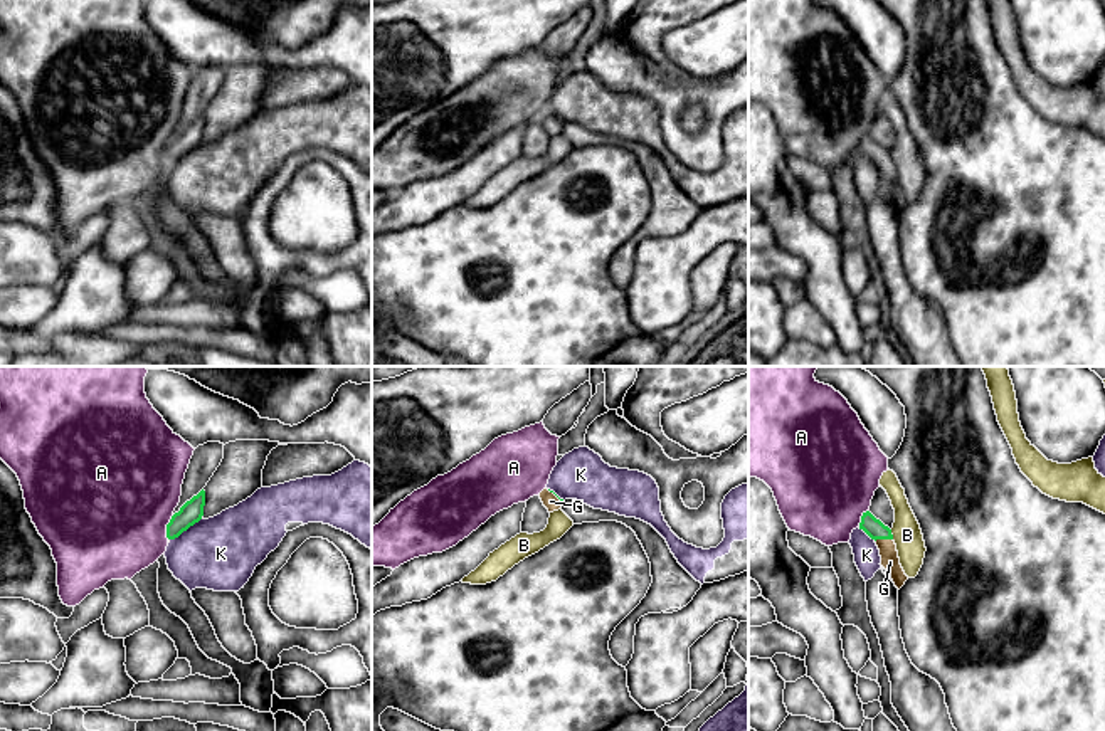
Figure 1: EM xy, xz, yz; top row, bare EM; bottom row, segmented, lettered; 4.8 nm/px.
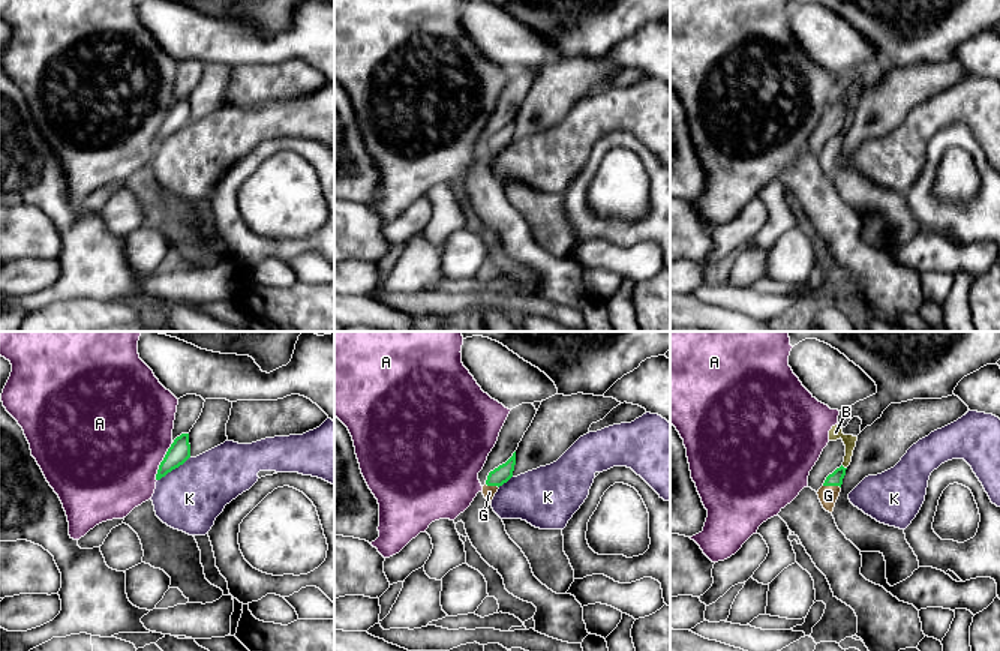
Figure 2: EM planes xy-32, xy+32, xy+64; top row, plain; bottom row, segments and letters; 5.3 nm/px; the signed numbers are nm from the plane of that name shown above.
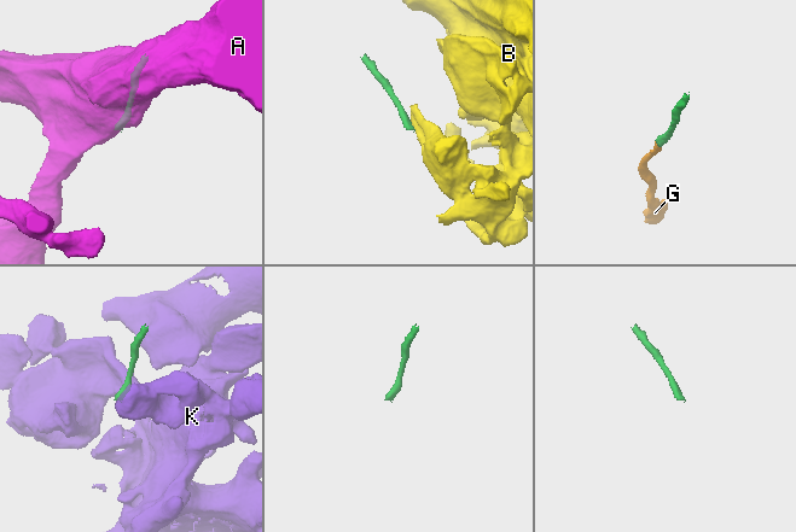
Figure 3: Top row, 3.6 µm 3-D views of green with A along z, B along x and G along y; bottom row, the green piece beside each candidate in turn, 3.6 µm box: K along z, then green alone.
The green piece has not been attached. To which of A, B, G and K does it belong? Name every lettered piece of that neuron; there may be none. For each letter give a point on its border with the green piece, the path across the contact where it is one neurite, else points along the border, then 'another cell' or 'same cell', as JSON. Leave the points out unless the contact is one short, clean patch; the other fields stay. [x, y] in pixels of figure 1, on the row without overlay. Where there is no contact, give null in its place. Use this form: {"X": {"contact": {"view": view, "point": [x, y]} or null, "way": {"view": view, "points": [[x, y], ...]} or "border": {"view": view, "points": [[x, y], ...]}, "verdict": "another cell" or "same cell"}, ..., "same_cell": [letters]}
{"A": {"contact": {"view": "xy", "point": [167, 150]}, "verdict": "another cell"}, "B": {"contact": {"view": "yz", "point": [892, 158]}, "border": {"view": "yz", "points": [[890, 153], [893, 162]]}, "verdict": "another cell"}, "G": {"contact": {"view": "yz", "point": [883, 162]}, "verdict": "same cell"}, "K": {"contact": {"view": "xy", "point": [185, 153]}, "border": {"view": "xy", "points": [[202, 141], [170, 163]]}, "verdict": "another cell"}, "same_cell": ["G"]}

